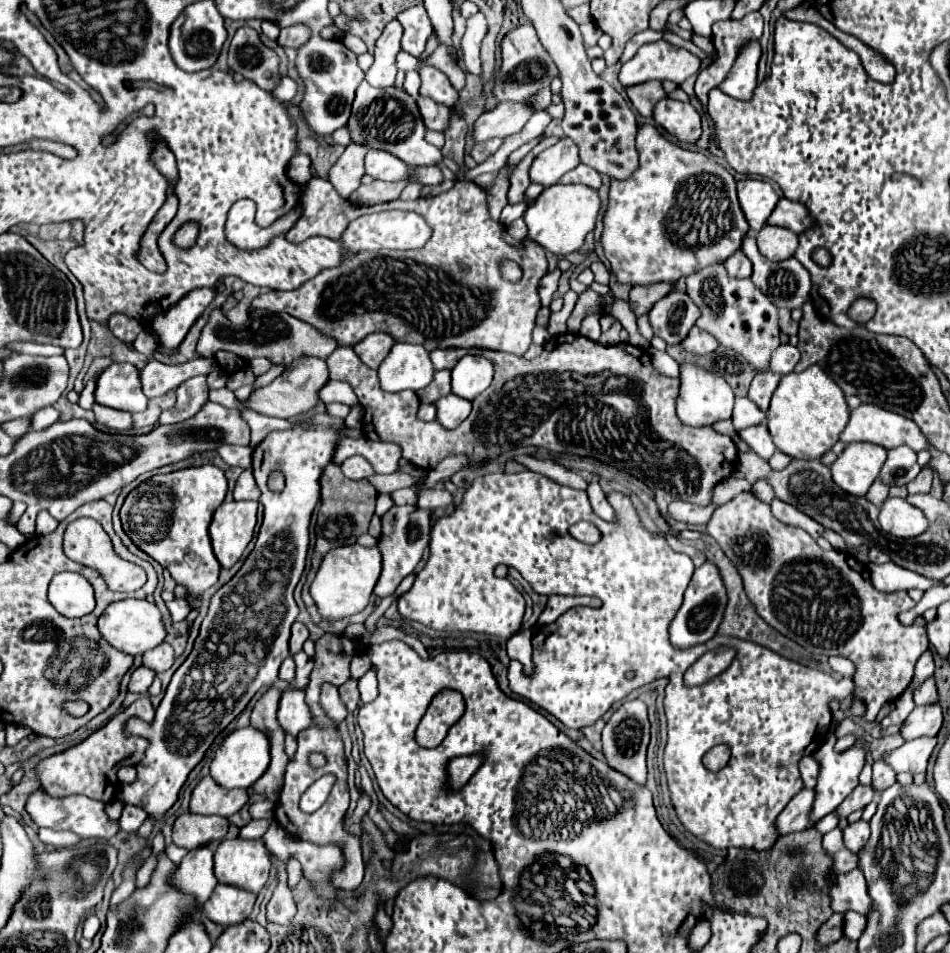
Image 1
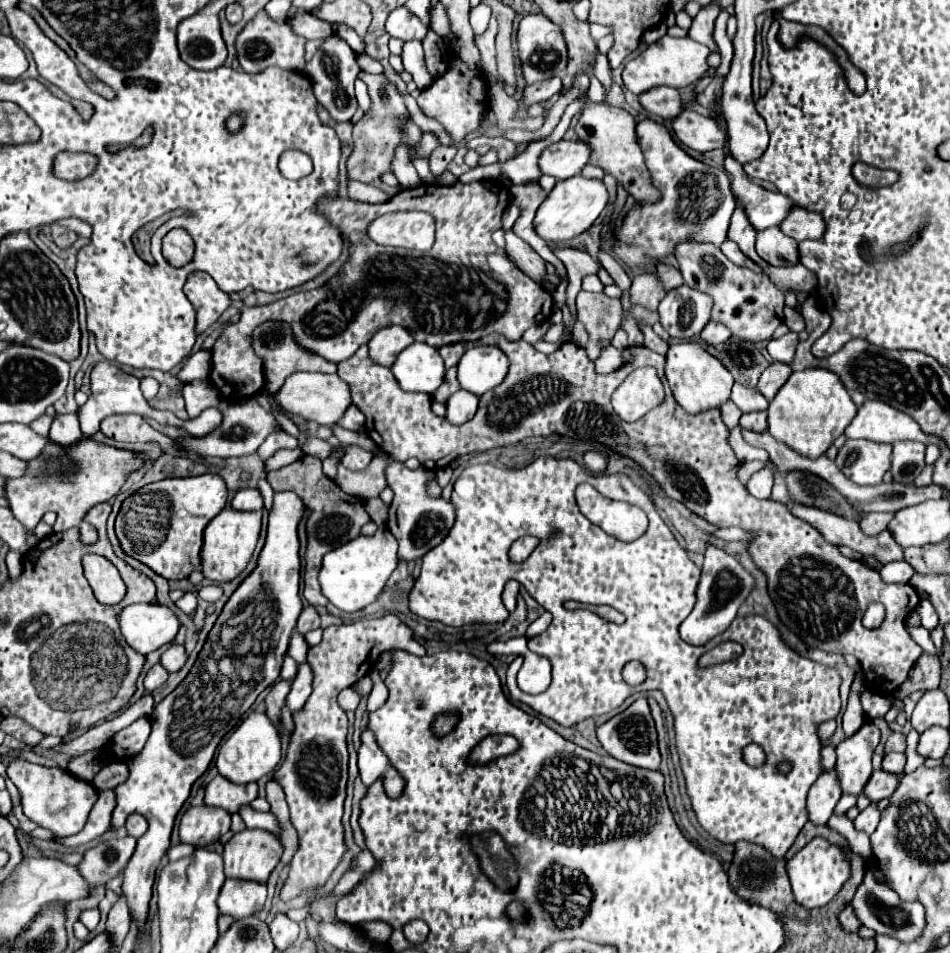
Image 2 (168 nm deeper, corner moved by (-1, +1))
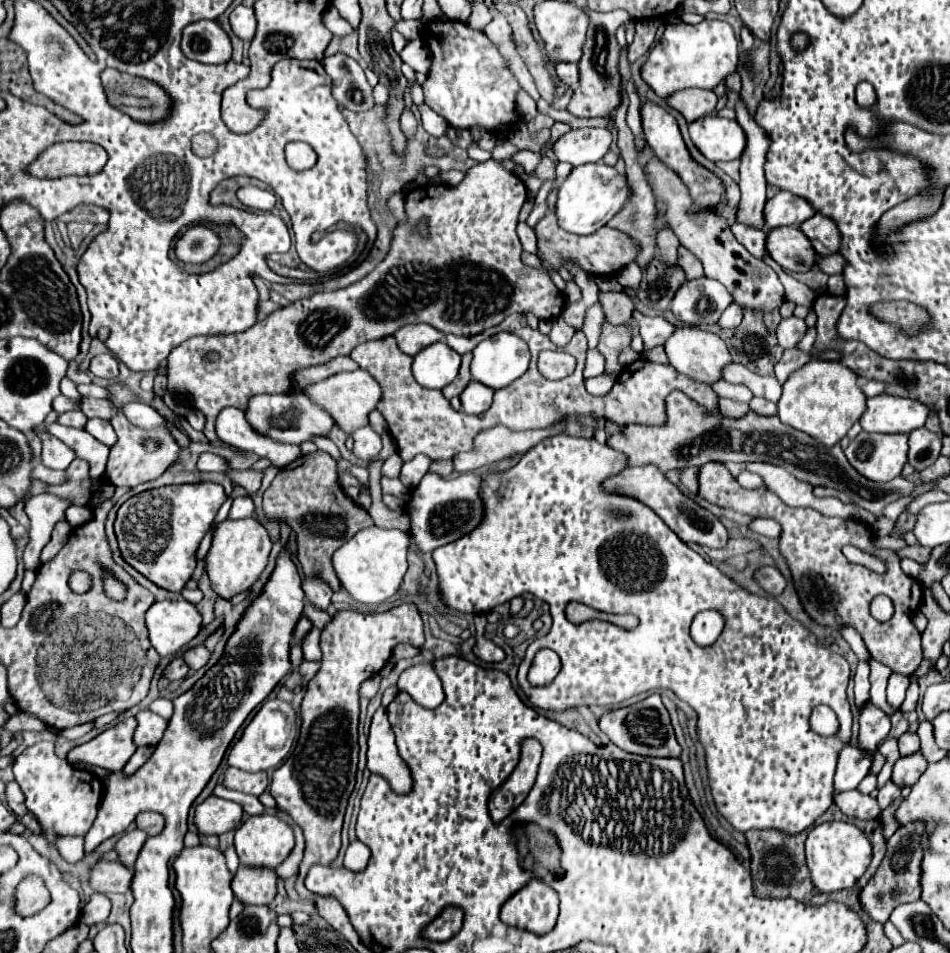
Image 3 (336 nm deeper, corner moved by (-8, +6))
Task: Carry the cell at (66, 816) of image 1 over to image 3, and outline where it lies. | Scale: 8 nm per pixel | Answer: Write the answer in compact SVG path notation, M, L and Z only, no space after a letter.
M38 742L34 746L28 746L14 760L14 766L12 766L14 778L26 796L26 808L30 808L38 816L38 822L46 834L52 834L52 836L54 834L86 834L92 822L96 820L98 802L102 798L102 780L88 770L74 768L66 760L60 760L54 751L55 744L52 742Z

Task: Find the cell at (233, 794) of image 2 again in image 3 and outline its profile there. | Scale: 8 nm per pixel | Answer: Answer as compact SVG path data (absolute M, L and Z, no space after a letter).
M228 768L224 774L224 788L260 796L268 788L268 774L266 772L248 774L248 772L242 772L238 768Z

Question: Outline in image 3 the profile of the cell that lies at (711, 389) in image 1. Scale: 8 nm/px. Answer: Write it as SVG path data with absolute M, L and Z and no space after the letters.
M684 326L684 328L678 328L664 344L666 348L666 354L668 354L668 362L684 376L696 380L696 382L704 382L708 386L712 386L714 382L722 380L722 372L724 372L724 366L732 364L732 356L724 344L724 340L712 332L704 332L704 330L698 330L698 328L690 328L690 326Z

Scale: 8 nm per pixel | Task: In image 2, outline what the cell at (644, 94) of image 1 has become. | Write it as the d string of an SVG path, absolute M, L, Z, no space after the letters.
M655 87L653 91L647 91L639 97L641 105L663 119L675 119L683 111L683 101L677 89L673 87Z

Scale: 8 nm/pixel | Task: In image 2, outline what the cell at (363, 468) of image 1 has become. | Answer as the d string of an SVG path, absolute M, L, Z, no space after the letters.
M347 445L345 447L345 453L343 453L343 465L351 471L359 471L359 469L365 469L369 463L371 463L373 455L357 445Z

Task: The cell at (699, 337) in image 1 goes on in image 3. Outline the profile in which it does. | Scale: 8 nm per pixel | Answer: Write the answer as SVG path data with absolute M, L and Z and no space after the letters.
M732 304L732 306L728 306L728 310L724 310L724 314L720 316L718 326L720 326L720 328L738 328L740 322L742 322L742 308L736 306L736 304Z

